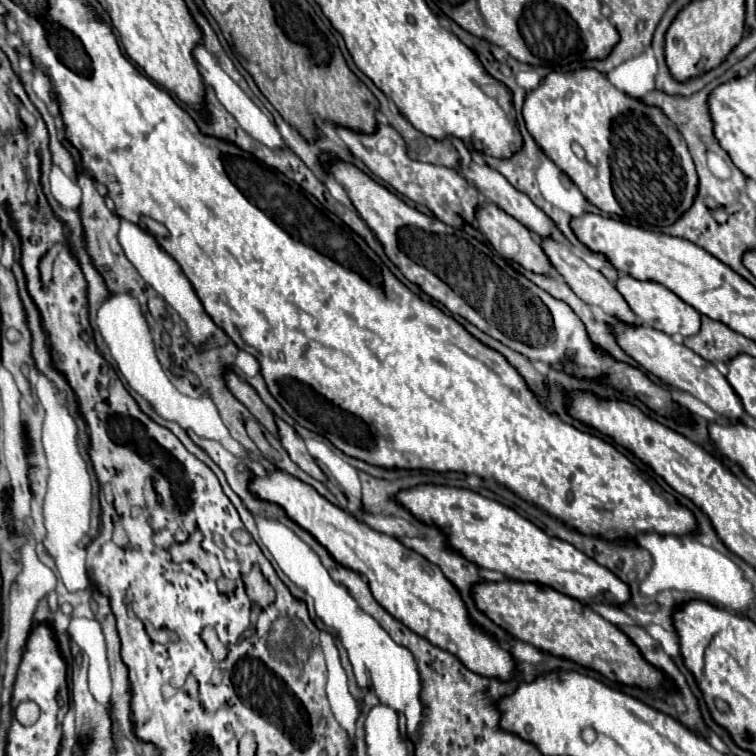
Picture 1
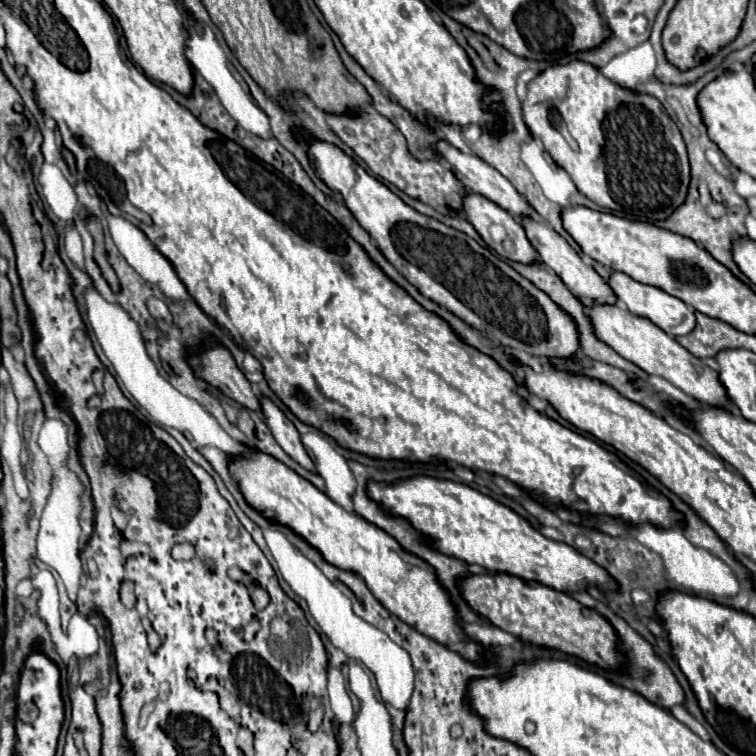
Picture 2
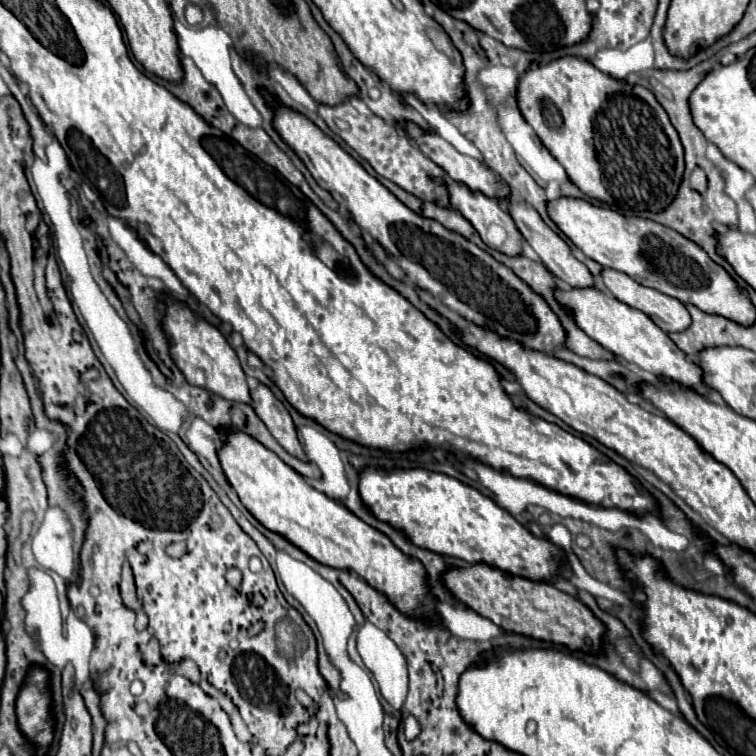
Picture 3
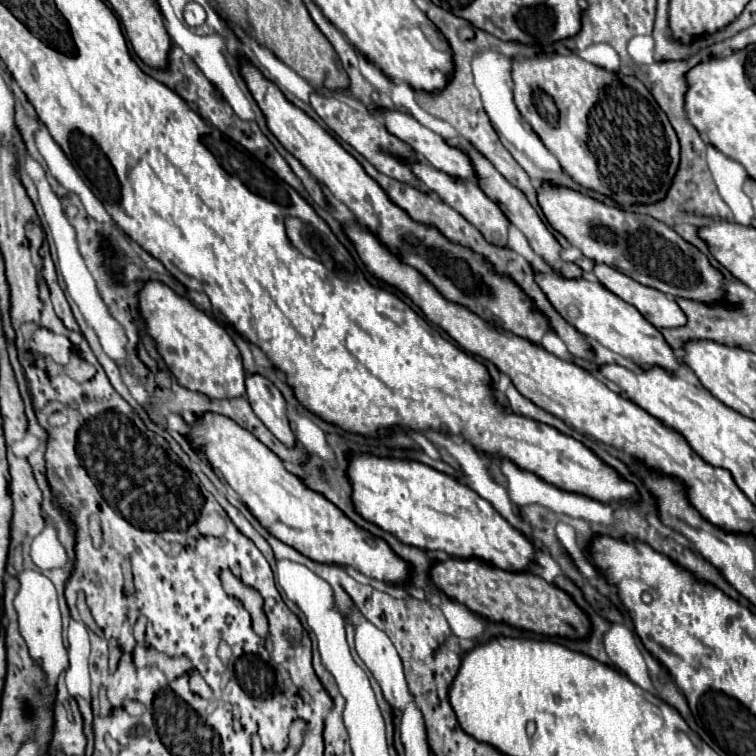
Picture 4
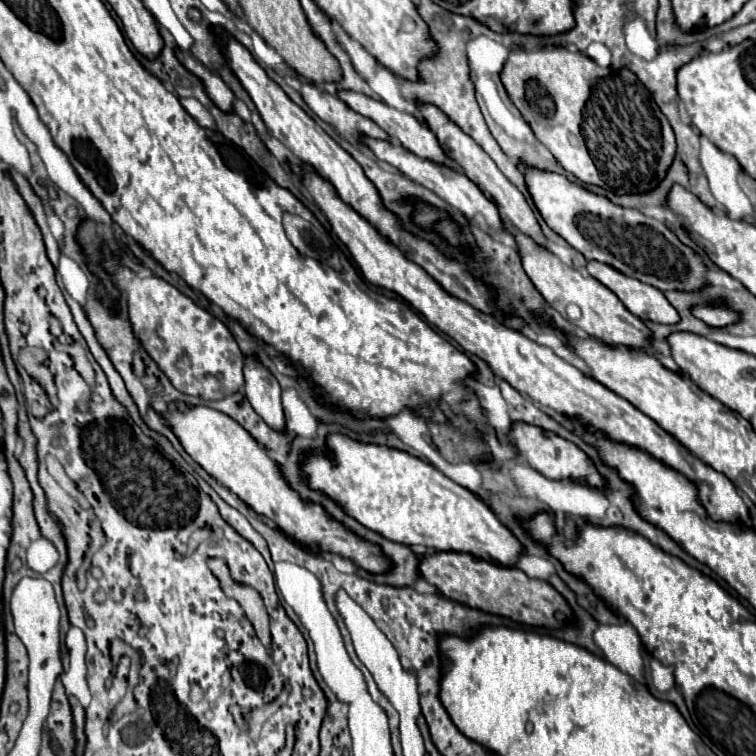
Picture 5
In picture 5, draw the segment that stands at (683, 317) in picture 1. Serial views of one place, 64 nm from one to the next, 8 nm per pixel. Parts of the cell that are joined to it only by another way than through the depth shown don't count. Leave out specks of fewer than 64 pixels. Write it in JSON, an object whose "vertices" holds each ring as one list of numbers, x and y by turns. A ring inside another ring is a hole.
{"vertices":[[590,260,586,264,586,270,590,276,610,288,620,298,620,302,638,318,660,324,676,324,680,320,678,312,670,306,670,302,658,288,652,288,650,284,644,284,636,278,624,276,622,272,616,272,616,268,598,260]]}

